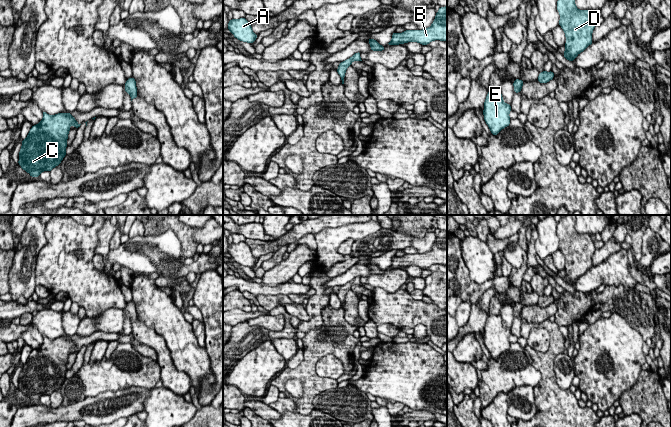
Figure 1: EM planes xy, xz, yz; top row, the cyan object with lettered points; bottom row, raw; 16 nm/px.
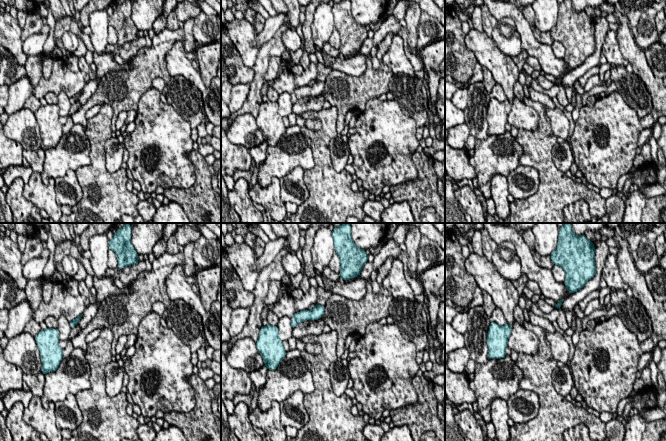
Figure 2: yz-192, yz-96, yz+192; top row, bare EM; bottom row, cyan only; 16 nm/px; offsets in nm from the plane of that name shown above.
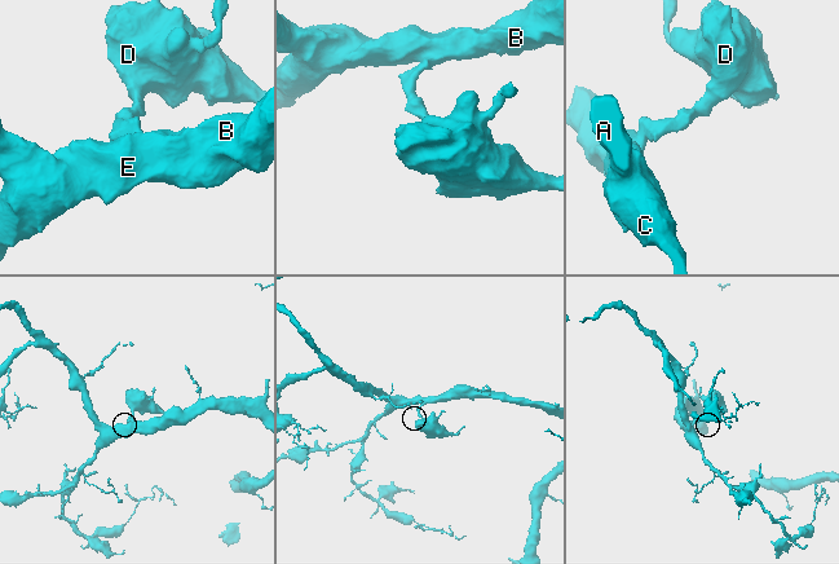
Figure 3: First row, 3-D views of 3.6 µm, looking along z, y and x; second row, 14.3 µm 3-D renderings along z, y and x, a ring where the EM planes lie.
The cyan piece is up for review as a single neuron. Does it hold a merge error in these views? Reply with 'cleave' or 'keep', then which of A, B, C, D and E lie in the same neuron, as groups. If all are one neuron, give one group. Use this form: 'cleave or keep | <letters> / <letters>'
keep | A B C D E

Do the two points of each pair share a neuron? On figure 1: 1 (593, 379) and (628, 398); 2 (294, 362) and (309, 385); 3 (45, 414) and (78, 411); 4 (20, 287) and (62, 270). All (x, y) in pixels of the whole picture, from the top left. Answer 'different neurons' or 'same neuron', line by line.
1: different neurons
2: different neurons
3: same neuron
4: different neurons

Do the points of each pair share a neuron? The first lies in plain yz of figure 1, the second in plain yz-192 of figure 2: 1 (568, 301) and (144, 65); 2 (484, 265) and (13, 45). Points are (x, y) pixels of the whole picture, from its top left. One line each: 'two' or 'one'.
1: one
2: one

